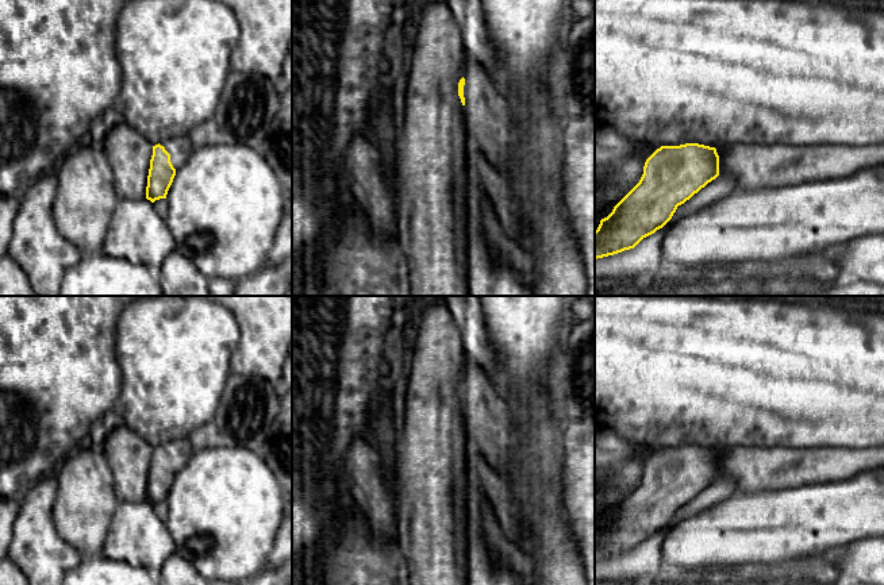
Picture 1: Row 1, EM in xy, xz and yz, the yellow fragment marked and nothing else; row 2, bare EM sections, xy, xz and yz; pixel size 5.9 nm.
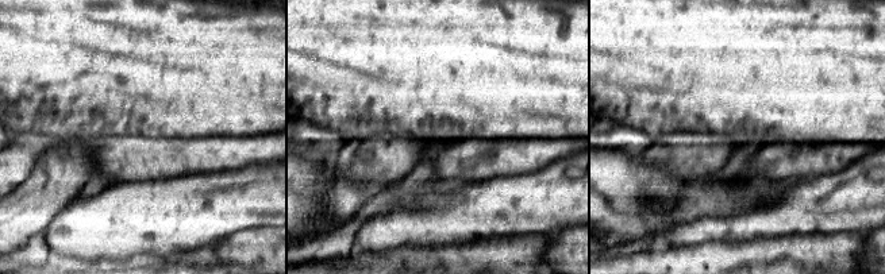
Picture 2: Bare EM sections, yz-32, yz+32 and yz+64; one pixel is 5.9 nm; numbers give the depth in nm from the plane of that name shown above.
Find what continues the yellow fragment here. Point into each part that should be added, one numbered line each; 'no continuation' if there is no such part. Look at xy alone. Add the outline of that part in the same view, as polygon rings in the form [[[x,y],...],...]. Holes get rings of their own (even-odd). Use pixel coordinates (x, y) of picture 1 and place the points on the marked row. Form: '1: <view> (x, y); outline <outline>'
1: xy (180, 147); outline [[[188,135],[161,141],[159,145],[170,154],[170,162],[176,170],[188,161],[191,153],[195,150]]]

